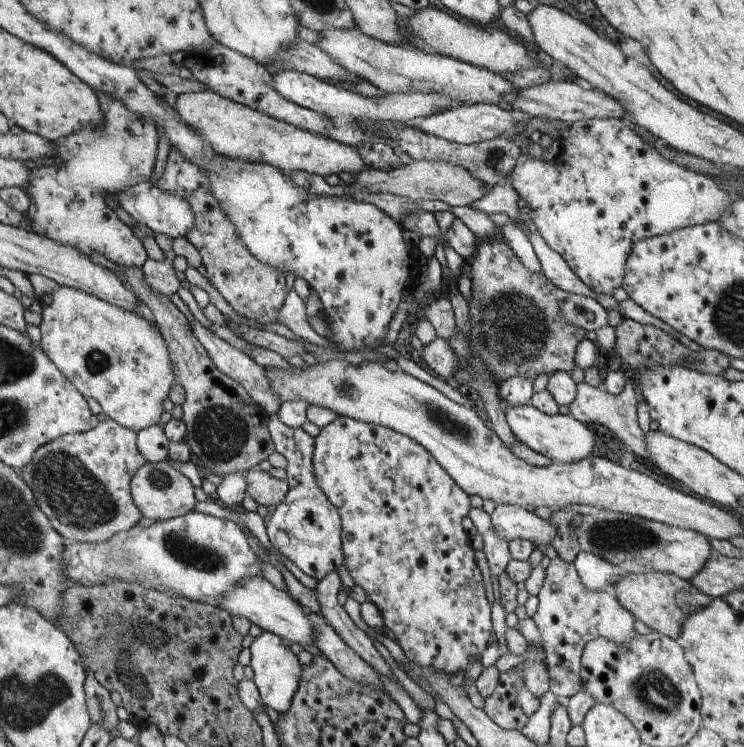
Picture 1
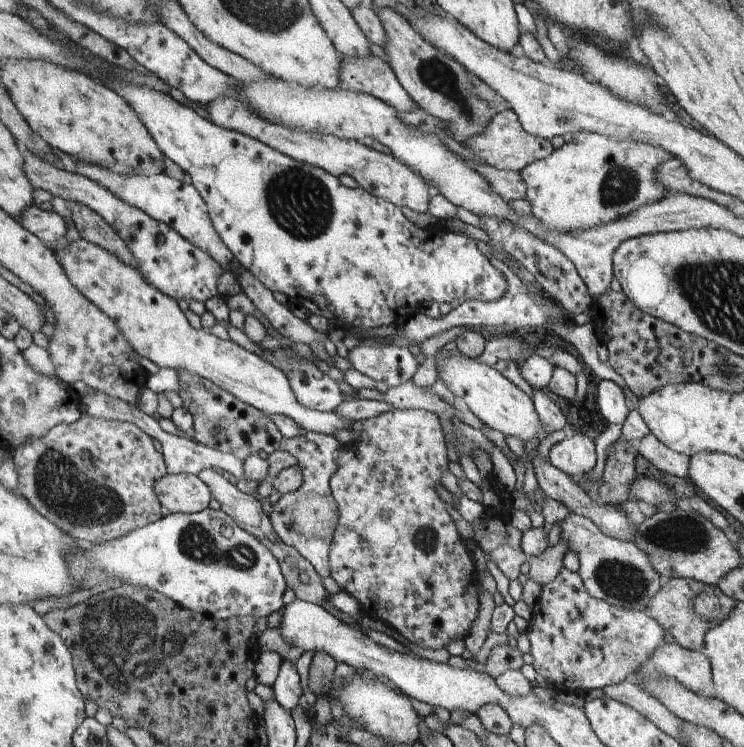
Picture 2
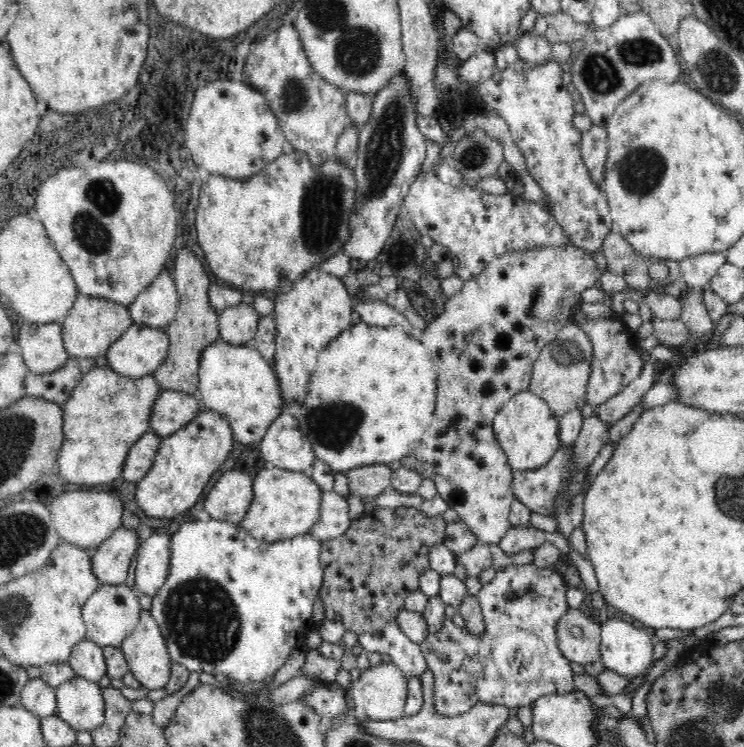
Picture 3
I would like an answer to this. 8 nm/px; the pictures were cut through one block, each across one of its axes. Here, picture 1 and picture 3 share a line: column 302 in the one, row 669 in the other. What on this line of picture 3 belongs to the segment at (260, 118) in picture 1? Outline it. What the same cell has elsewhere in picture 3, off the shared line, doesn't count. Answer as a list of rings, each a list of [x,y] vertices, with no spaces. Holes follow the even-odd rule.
[[[141,610],[136,628],[121,642],[120,647],[124,652],[129,671],[142,687],[148,691],[165,688],[170,680],[172,662],[164,635],[160,632],[160,627],[150,610]]]

